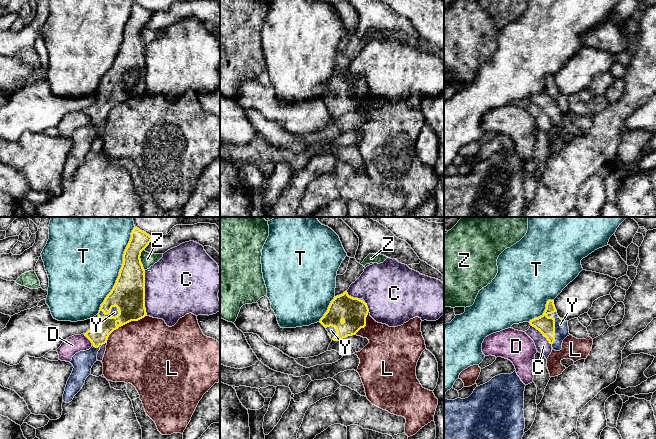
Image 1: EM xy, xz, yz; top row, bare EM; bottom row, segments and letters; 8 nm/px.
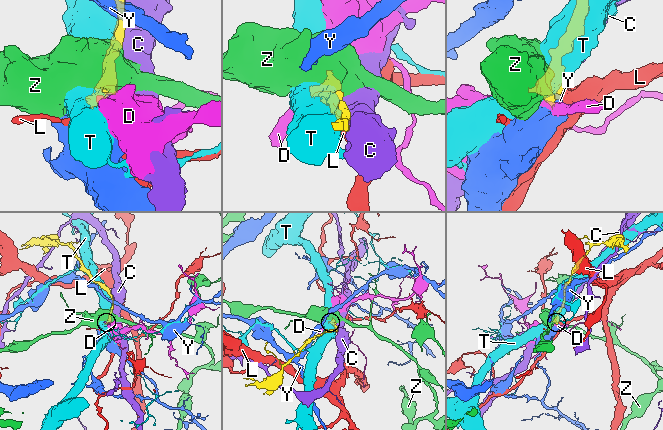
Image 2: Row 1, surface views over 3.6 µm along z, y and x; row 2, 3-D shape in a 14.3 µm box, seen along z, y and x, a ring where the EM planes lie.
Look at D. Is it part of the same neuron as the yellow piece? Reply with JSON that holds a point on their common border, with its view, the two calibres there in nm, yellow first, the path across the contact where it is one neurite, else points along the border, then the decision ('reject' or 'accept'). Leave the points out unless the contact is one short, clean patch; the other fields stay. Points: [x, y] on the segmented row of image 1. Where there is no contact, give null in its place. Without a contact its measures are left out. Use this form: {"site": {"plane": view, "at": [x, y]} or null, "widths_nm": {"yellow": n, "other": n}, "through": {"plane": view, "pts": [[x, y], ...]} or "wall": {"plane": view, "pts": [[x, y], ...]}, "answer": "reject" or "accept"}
{"site": {"plane": "xy", "at": [88, 338]}, "widths_nm": {"yellow": 160, "other": 140}, "wall": {"plane": "xy", "pts": [[83, 334], [92, 343]]}, "answer": "reject"}

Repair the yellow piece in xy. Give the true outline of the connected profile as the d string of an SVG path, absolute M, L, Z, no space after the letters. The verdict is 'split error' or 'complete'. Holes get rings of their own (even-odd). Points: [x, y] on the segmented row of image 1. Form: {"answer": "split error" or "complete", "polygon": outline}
{"answer": "split error", "polygon": "M134 227L132 230L116 283L101 304L94 327L84 334L91 341L92 347L76 353L70 361L74 368L65 387L64 402L71 402L82 389L97 361L100 347L107 343L109 335L119 327L147 316L145 270L140 256L151 240L152 236L139 228Z"}

